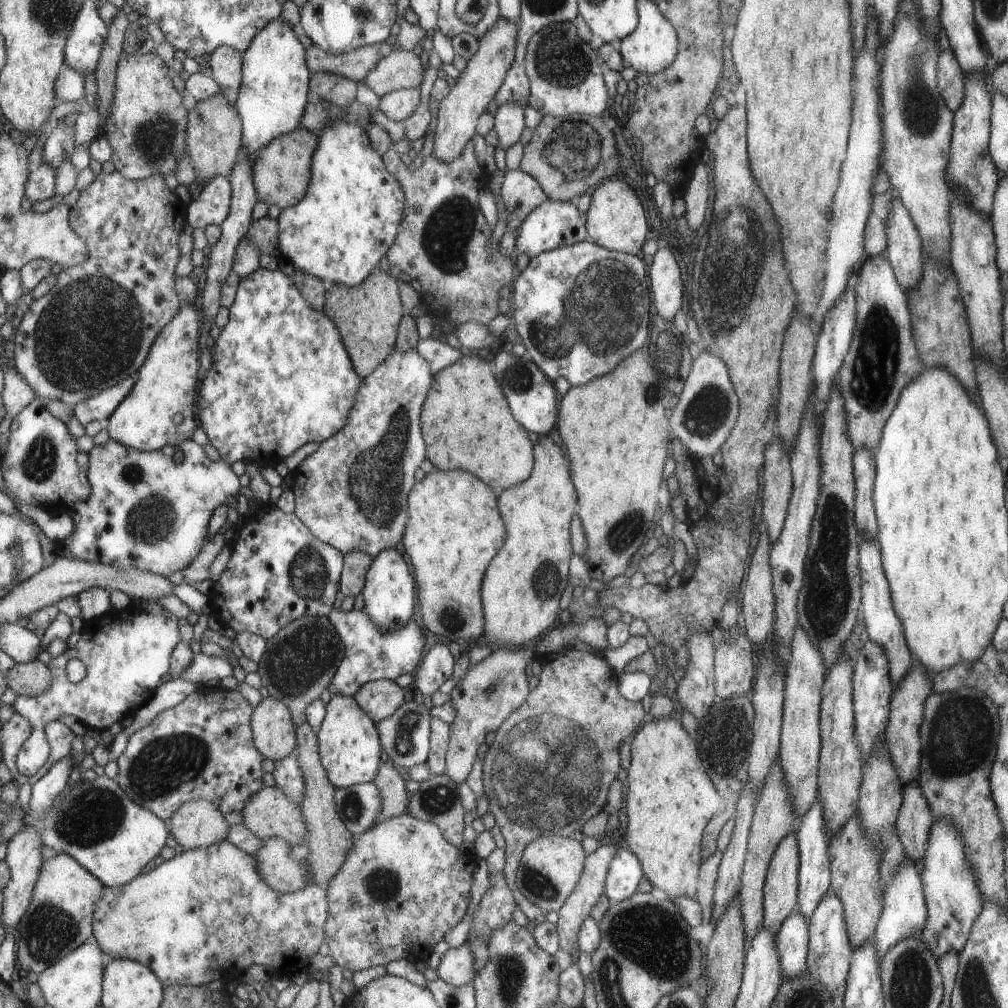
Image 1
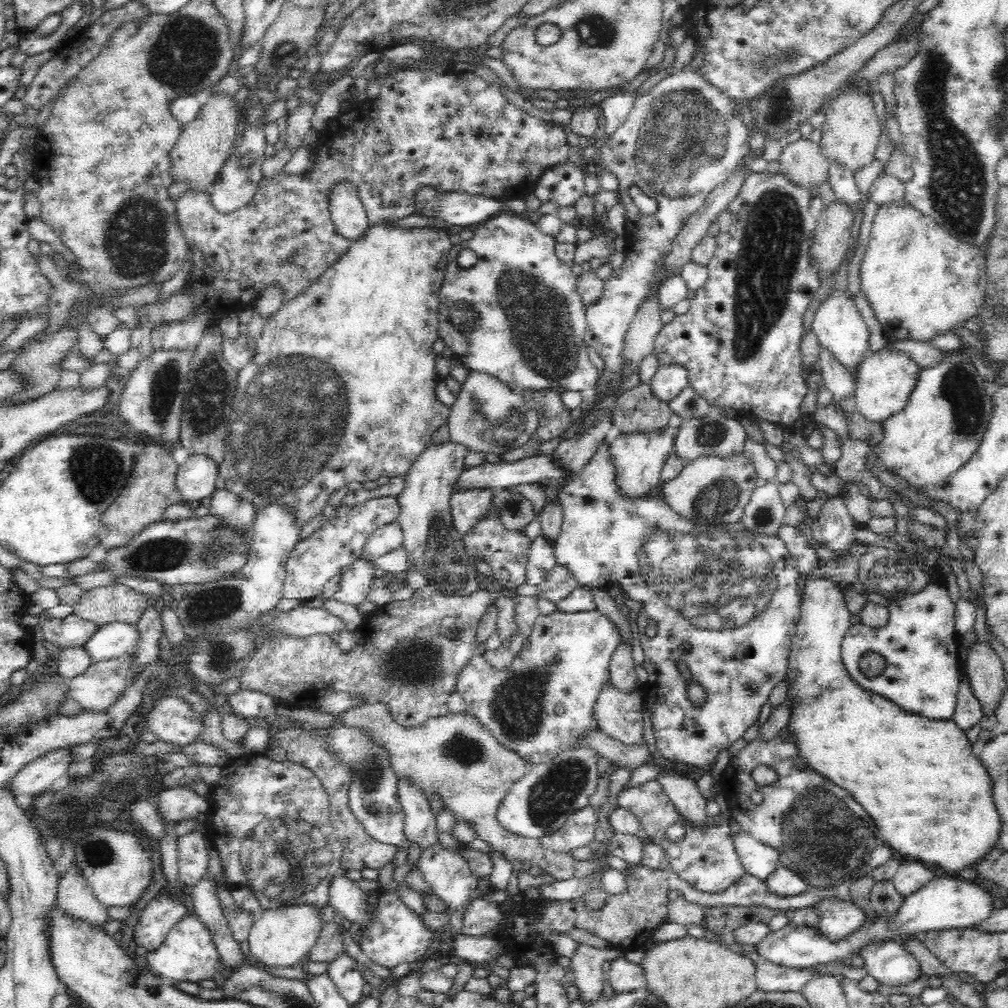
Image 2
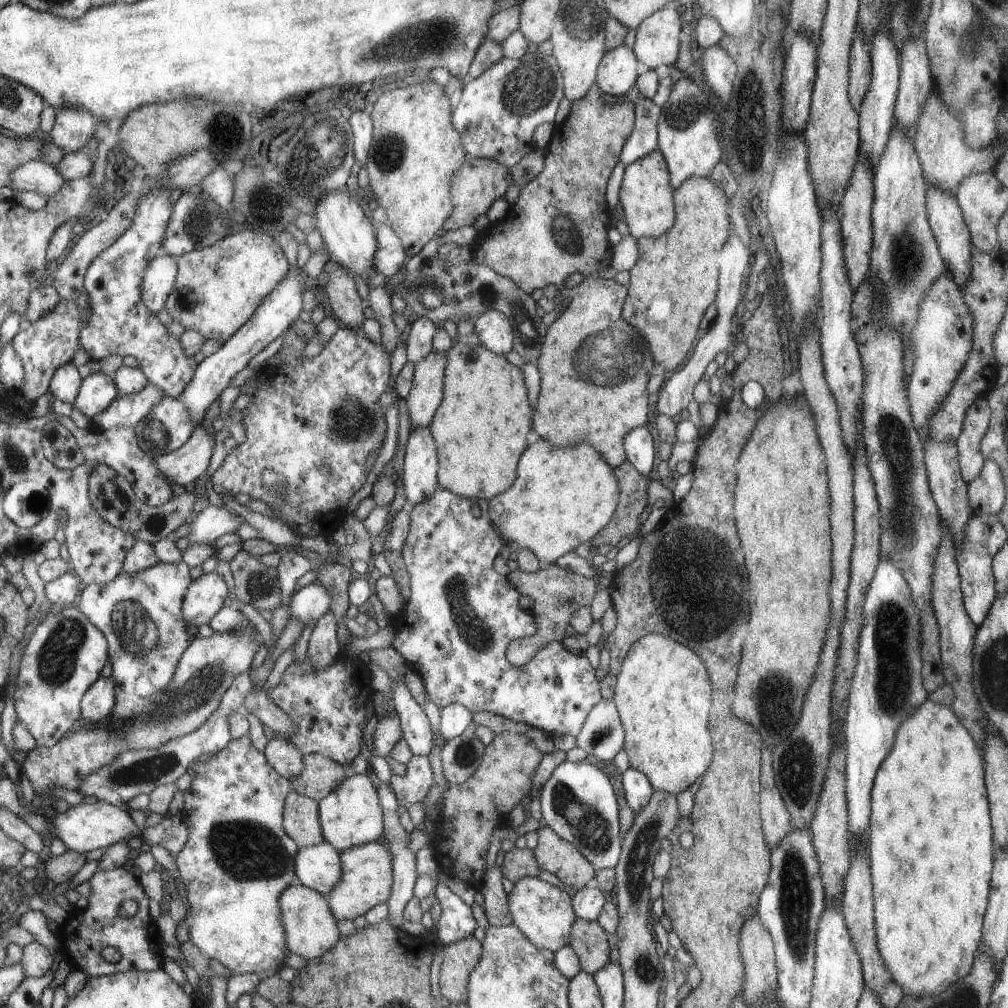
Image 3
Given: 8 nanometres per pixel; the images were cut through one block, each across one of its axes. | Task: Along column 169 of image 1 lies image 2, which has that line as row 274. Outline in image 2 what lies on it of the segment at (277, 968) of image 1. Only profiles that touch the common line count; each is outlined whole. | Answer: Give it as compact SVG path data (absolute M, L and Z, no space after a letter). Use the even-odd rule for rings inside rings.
M898 202L879 205L872 220L872 230L869 236L869 242L860 267L862 294L867 298L874 314L883 326L883 331L889 338L897 340L910 339L913 341L927 341L934 335L952 332L956 326L963 326L974 313L979 312L984 300L984 291L987 286L987 274L985 268L981 267L981 252L975 248L975 244L968 244L958 240L955 236L947 234L937 222L927 214L916 210L914 207L903 206Z

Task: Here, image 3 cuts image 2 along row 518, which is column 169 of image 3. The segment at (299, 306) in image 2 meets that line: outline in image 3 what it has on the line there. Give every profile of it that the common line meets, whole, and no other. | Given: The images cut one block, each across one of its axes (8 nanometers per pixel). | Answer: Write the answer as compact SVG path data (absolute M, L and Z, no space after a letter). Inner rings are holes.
M249 227L230 231L228 235L218 239L214 244L196 248L176 259L177 279L172 292L166 299L165 307L169 310L173 320L181 322L185 330L197 330L206 340L214 338L223 344L249 322L266 296L274 290L274 287L285 278L292 268L285 255L285 249L277 243L277 239Z

